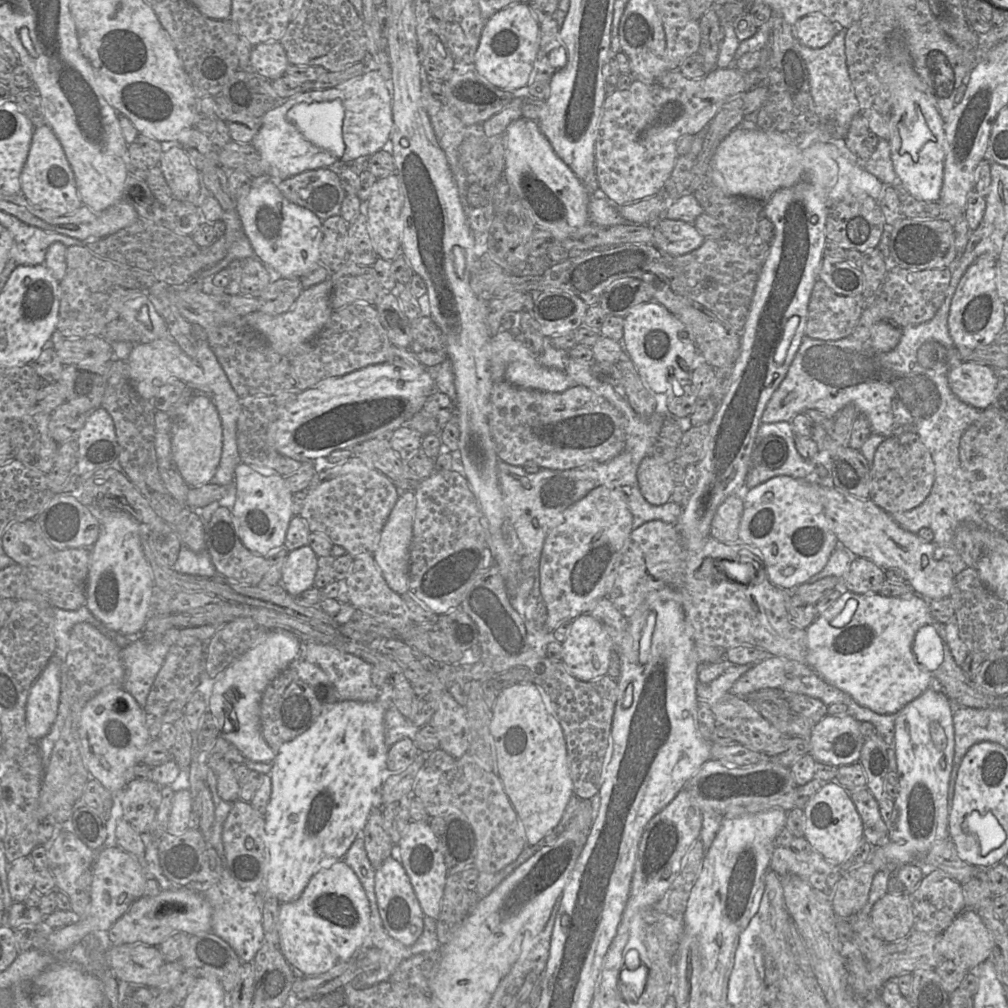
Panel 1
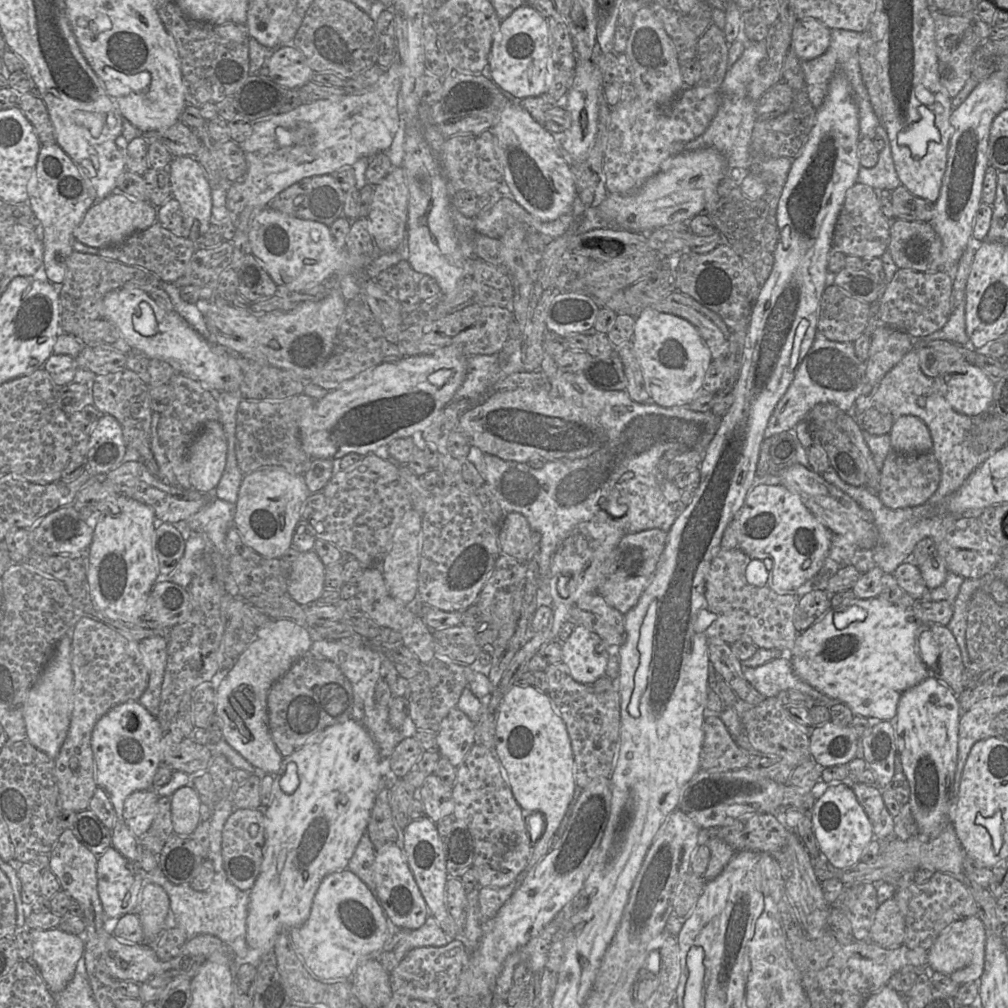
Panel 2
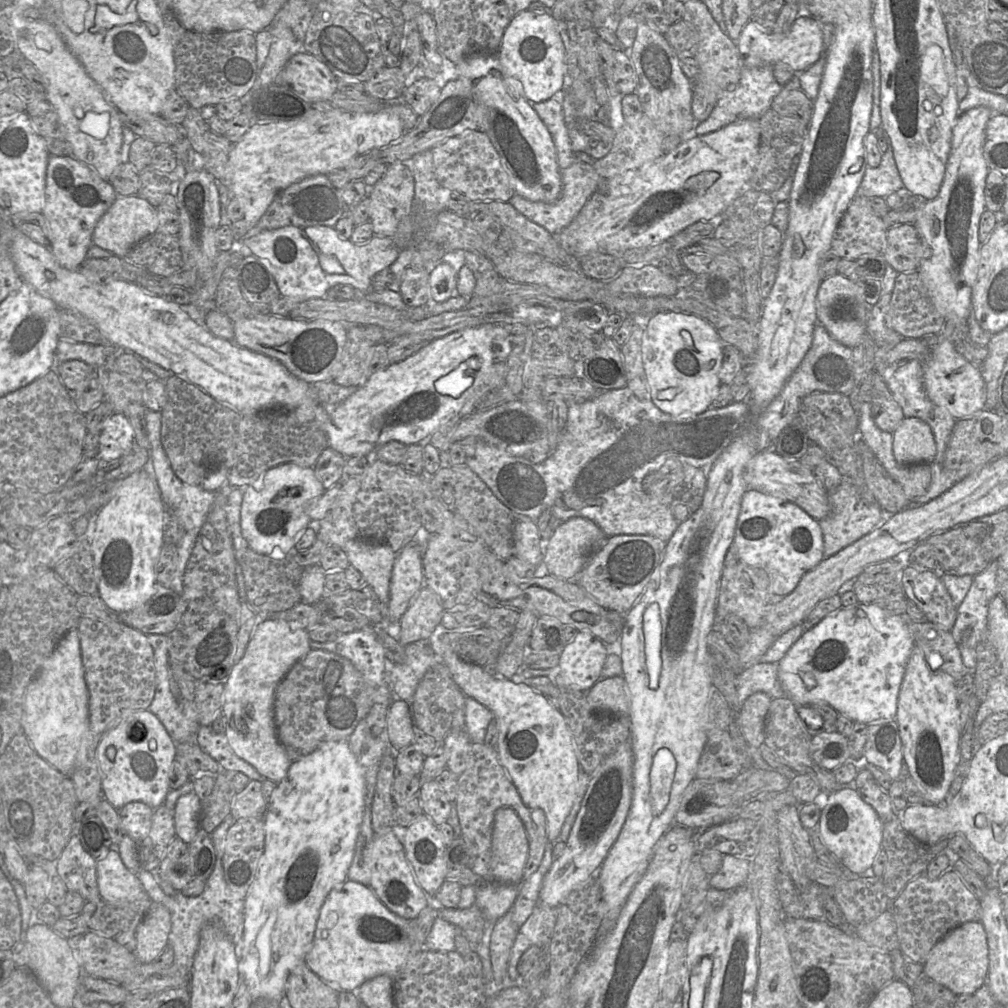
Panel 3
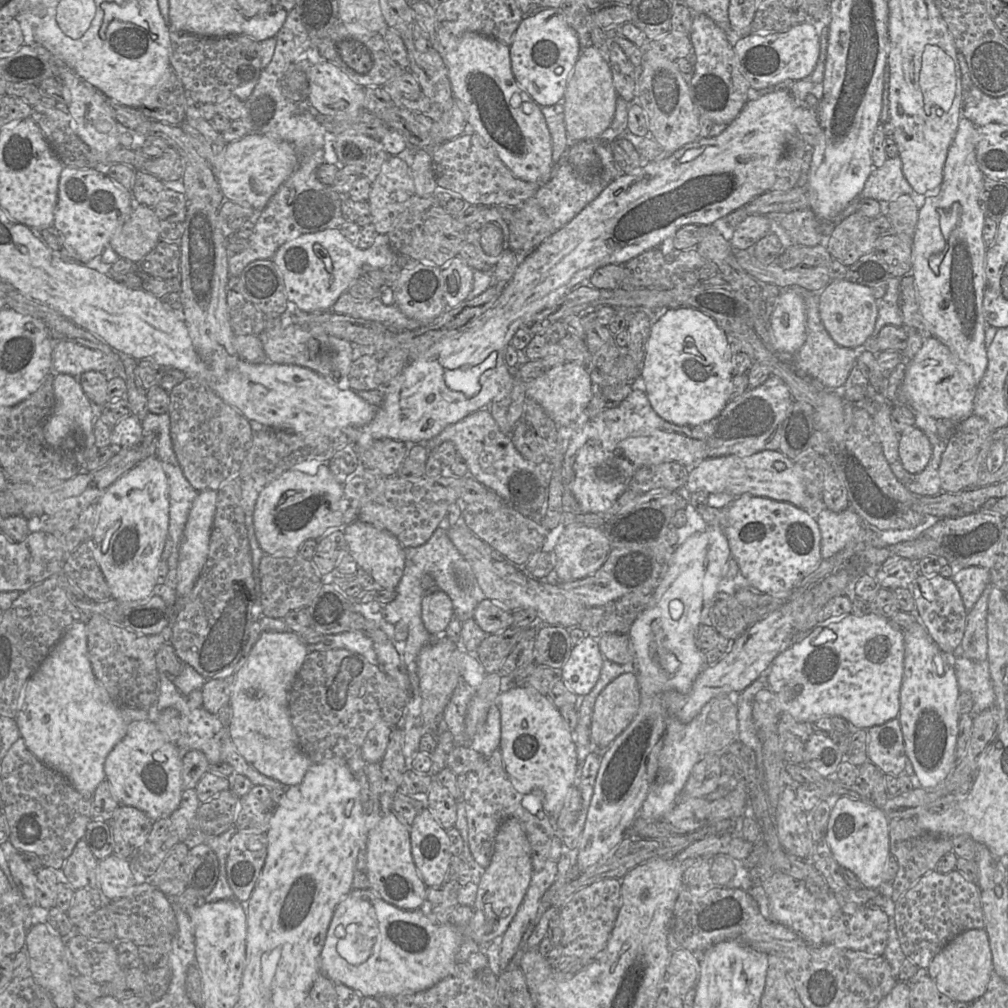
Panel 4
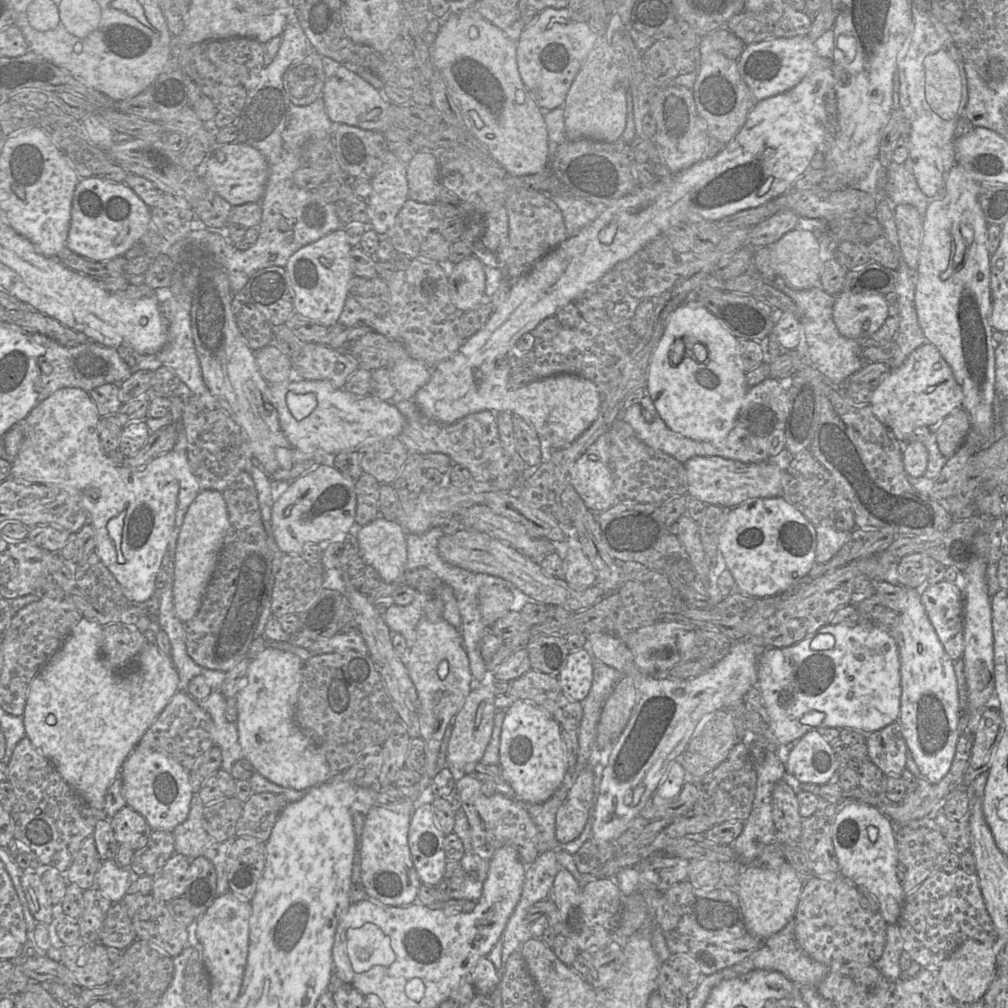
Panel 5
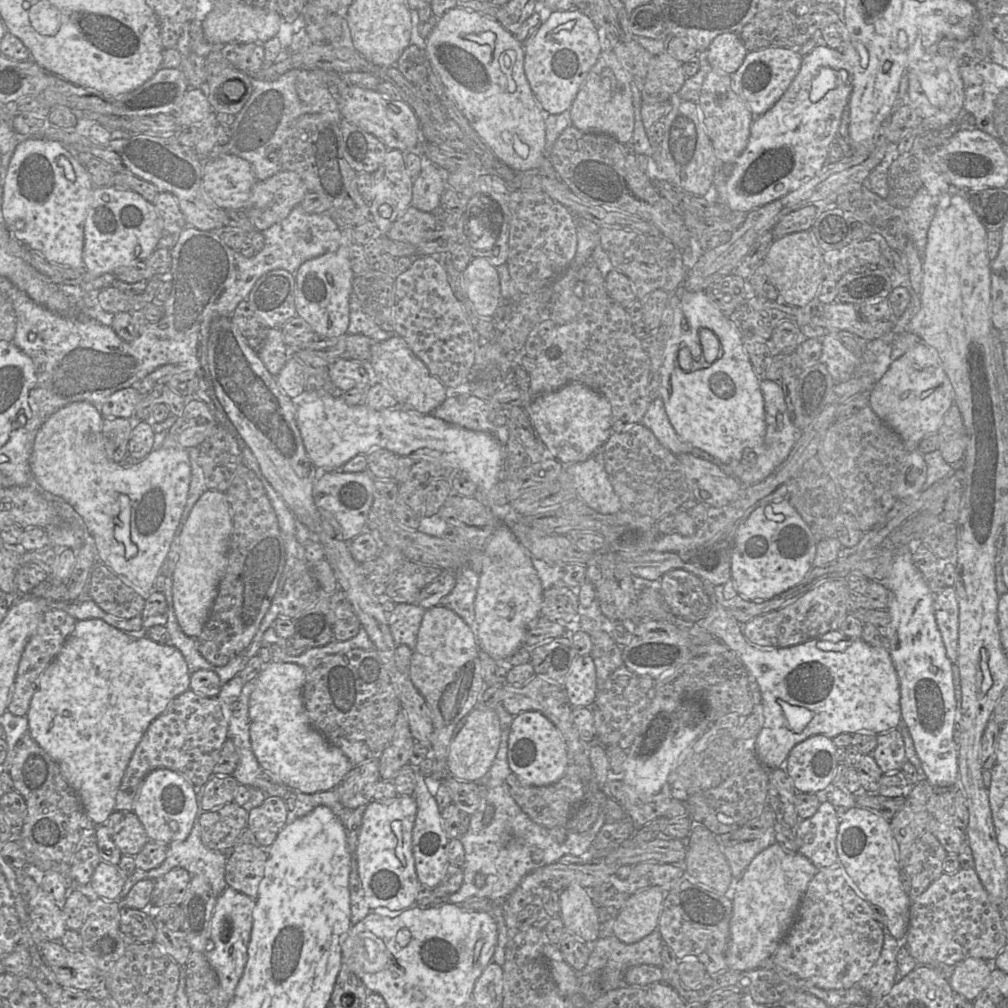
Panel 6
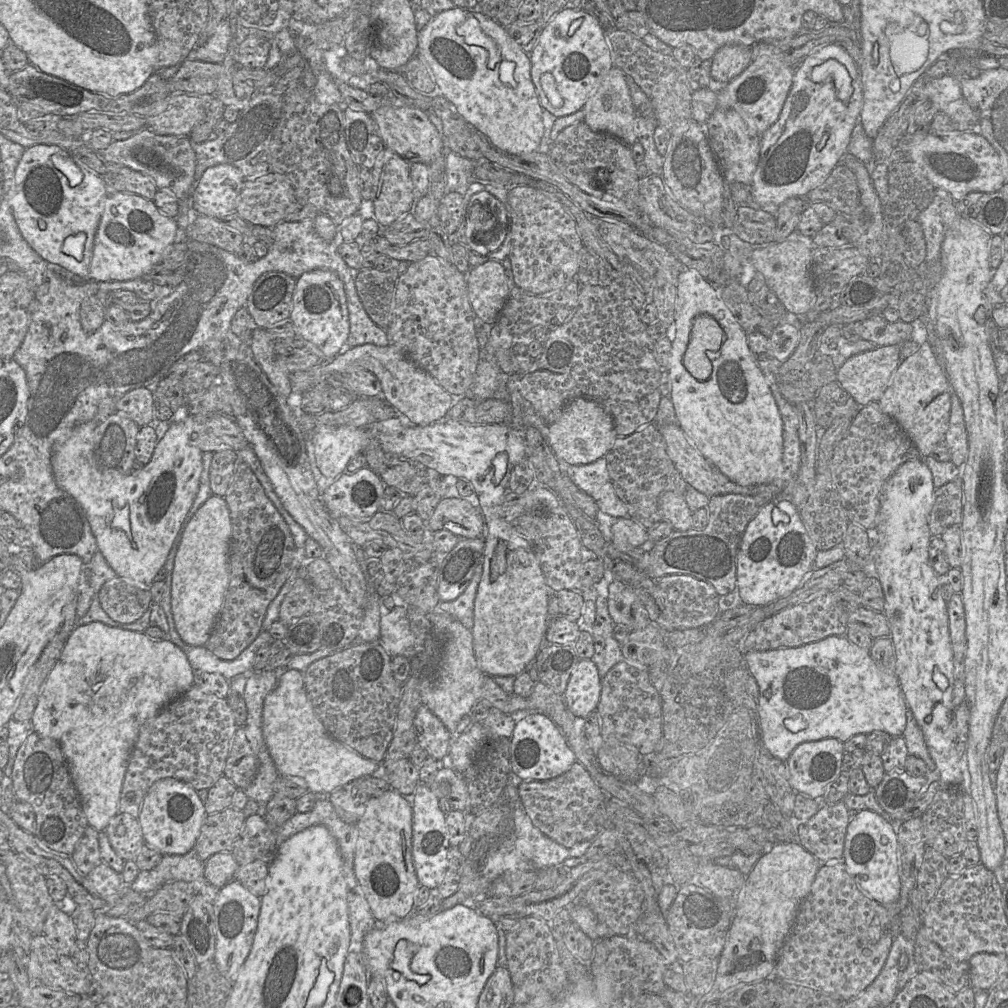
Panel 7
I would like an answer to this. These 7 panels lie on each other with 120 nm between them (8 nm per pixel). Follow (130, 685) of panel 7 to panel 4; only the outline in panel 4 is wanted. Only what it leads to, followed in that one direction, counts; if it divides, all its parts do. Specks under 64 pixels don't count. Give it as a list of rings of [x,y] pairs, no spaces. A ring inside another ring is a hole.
[[[86,620],[76,621],[69,626],[61,639],[53,647],[46,658],[41,662],[38,668],[34,671],[24,686],[22,692],[22,699],[19,704],[19,711],[16,717],[16,722],[20,731],[21,737],[24,739],[28,749],[46,766],[57,771],[63,777],[65,777],[70,784],[75,787],[82,794],[91,794],[95,792],[98,785],[106,779],[104,771],[104,763],[107,755],[115,747],[115,745],[121,741],[127,734],[129,725],[137,720],[152,719],[156,713],[156,707],[154,710],[139,710],[130,708],[120,708],[111,699],[106,689],[94,676],[92,666],[88,656],[87,650],[87,633],[86,633]]]

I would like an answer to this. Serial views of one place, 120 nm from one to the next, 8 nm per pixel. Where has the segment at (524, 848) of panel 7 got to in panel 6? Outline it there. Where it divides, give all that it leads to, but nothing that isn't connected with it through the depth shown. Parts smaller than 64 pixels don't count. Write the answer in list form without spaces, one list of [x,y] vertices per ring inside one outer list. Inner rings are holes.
[[[501,727],[499,748],[488,773],[478,781],[468,781],[476,782],[484,789],[484,802],[470,816],[468,830],[458,838],[465,850],[465,861],[462,866],[464,878],[460,889],[448,898],[452,904],[461,904],[471,897],[487,898],[492,903],[501,903],[530,872],[556,863],[564,855],[585,857],[602,825],[606,822],[606,803],[604,803],[592,827],[583,833],[567,831],[565,841],[557,843],[546,828],[532,821],[512,798],[505,782],[507,776],[512,773],[507,759],[508,735],[509,728]],[[486,805],[490,805],[493,811],[489,825],[483,825]],[[478,873],[485,876],[485,884],[480,888],[474,884],[474,877]]]

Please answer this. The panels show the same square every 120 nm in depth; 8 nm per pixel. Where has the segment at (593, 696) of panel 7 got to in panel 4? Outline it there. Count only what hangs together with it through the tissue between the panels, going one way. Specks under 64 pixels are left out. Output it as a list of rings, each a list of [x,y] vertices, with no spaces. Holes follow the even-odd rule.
[[[586,635],[579,644],[572,647],[568,661],[558,672],[559,677],[581,698],[597,683],[603,662],[597,638]]]

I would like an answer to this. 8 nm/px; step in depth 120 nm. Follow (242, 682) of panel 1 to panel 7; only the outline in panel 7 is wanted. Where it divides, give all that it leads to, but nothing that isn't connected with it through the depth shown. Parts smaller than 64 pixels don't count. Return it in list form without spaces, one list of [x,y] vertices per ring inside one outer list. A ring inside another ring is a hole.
[[[287,670],[278,680],[275,689],[267,695],[263,704],[262,732],[268,751],[280,776],[302,778],[310,792],[328,796],[337,788],[362,777],[370,777],[379,764],[359,755],[343,743],[333,738],[316,716],[307,696],[303,674],[297,670]]]

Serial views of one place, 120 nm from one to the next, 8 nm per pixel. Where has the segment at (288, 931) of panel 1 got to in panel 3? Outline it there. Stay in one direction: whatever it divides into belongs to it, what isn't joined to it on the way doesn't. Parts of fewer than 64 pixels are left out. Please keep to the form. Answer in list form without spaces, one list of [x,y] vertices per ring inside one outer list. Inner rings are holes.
[[[347,879],[334,887],[326,897],[319,913],[314,940],[305,957],[308,967],[323,981],[343,991],[355,991],[367,980],[379,975],[395,977],[406,962],[424,948],[416,943],[412,923],[390,911],[374,891],[362,883]]]

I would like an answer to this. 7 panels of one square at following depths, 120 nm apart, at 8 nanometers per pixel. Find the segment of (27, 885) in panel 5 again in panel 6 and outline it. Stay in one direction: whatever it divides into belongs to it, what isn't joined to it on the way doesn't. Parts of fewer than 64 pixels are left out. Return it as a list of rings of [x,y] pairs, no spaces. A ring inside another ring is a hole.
[[[39,886],[35,896],[30,899],[28,915],[36,922],[50,941],[59,941],[68,929],[63,910],[53,897]]]

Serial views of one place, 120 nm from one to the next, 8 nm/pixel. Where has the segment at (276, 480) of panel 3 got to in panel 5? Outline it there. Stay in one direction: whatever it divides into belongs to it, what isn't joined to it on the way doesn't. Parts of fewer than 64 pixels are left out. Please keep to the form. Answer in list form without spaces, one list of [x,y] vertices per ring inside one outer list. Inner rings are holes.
[[[321,465],[314,472],[291,481],[271,510],[273,533],[279,549],[285,554],[302,555],[307,544],[318,543],[324,546],[330,540],[348,534],[355,523],[356,506],[355,481],[345,477],[334,466]]]

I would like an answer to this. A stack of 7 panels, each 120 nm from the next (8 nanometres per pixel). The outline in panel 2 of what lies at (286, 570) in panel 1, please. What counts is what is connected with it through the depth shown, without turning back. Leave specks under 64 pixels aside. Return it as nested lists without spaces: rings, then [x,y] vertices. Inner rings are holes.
[[[313,551],[300,553],[291,564],[287,592],[296,603],[307,606],[323,593],[325,565]]]

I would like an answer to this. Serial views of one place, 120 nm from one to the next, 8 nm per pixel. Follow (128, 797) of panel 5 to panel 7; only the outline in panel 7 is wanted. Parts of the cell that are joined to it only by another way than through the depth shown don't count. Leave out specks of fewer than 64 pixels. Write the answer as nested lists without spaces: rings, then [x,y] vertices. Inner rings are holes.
[[[162,778],[153,783],[145,795],[138,820],[145,844],[162,855],[182,855],[191,851],[207,813],[197,790],[175,778]]]

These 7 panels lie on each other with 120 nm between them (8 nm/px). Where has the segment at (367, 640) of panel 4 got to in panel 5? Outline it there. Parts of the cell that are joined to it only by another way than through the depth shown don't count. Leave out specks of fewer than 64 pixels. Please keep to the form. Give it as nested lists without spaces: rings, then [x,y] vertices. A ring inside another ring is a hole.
[[[338,633],[329,639],[311,645],[308,649],[293,646],[288,642],[267,641],[268,646],[297,655],[303,662],[312,656],[327,653],[343,653],[355,650],[369,656],[369,649],[361,633]]]

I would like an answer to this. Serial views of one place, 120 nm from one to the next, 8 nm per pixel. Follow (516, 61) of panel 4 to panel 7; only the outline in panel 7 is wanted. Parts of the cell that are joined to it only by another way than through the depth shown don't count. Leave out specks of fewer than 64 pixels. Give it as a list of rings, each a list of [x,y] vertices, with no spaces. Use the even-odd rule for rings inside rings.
[[[563,8],[542,30],[534,49],[529,53],[531,80],[540,105],[553,116],[562,117],[583,109],[589,97],[614,66],[606,33],[595,15],[582,9]],[[544,73],[553,75],[563,104],[553,106],[542,88],[540,79]]]

